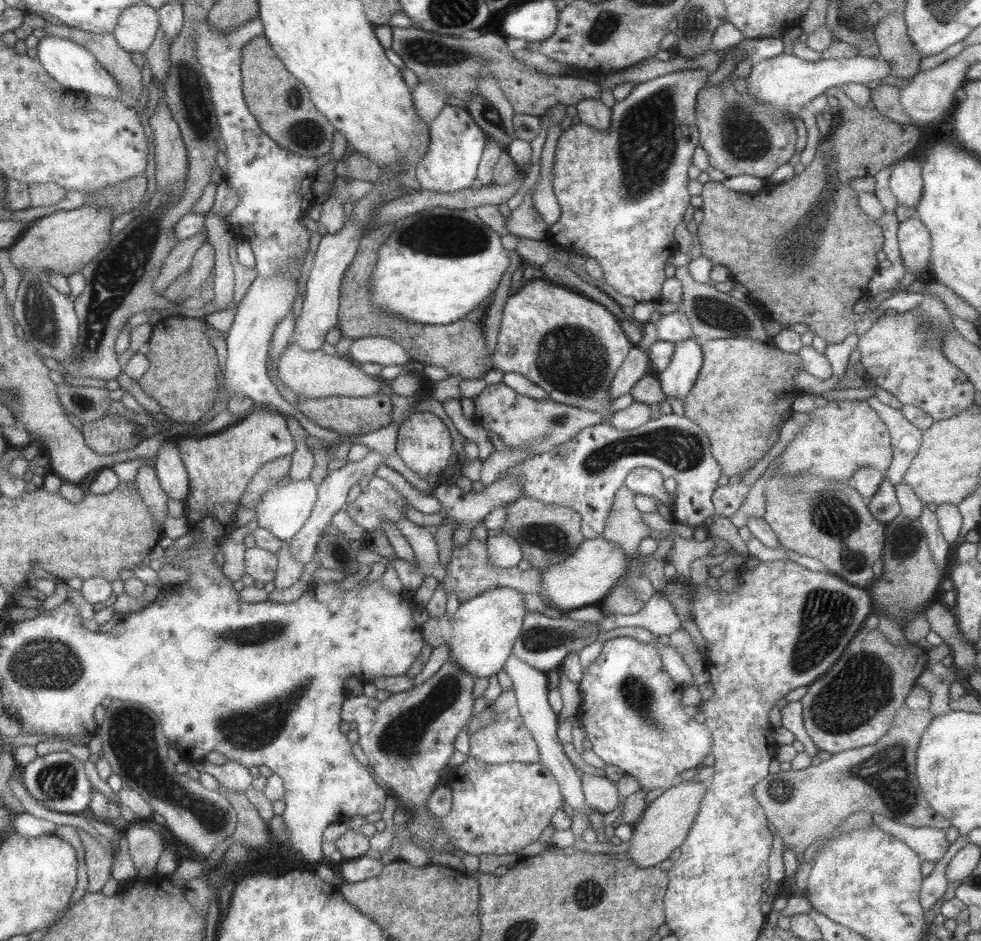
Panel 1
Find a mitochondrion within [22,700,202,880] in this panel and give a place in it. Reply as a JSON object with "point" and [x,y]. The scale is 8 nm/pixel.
{"point":[57,781]}

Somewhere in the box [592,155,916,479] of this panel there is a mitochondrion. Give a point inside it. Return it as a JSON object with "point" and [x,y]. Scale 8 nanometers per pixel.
{"point":[727,317]}

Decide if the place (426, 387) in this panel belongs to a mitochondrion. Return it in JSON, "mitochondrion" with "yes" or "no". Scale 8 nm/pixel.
{"mitochondrion":"no"}

